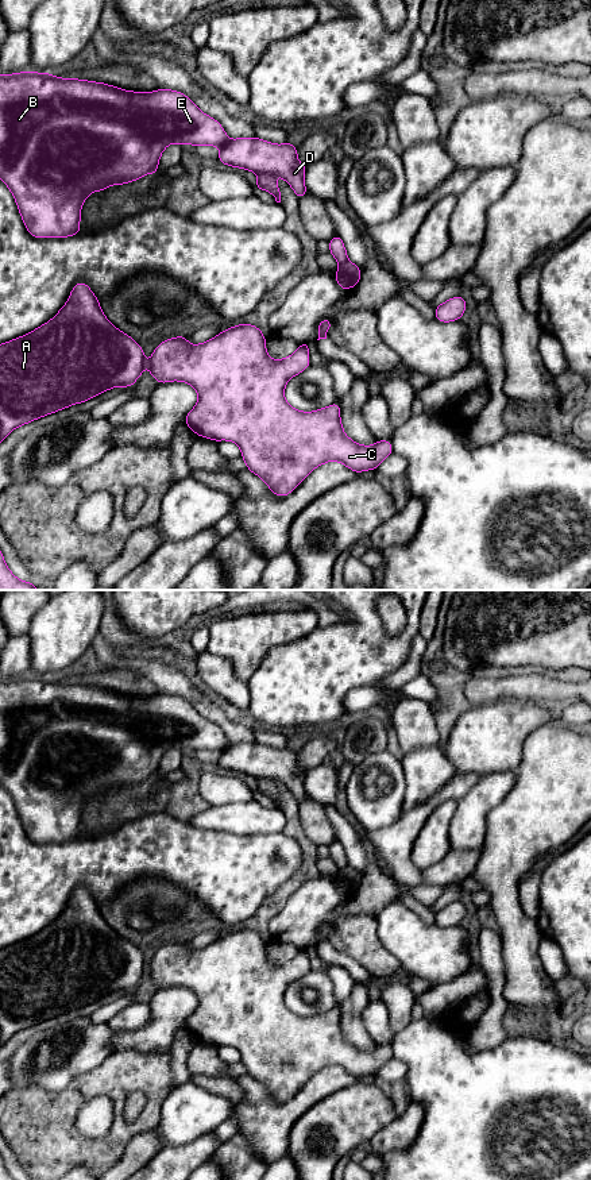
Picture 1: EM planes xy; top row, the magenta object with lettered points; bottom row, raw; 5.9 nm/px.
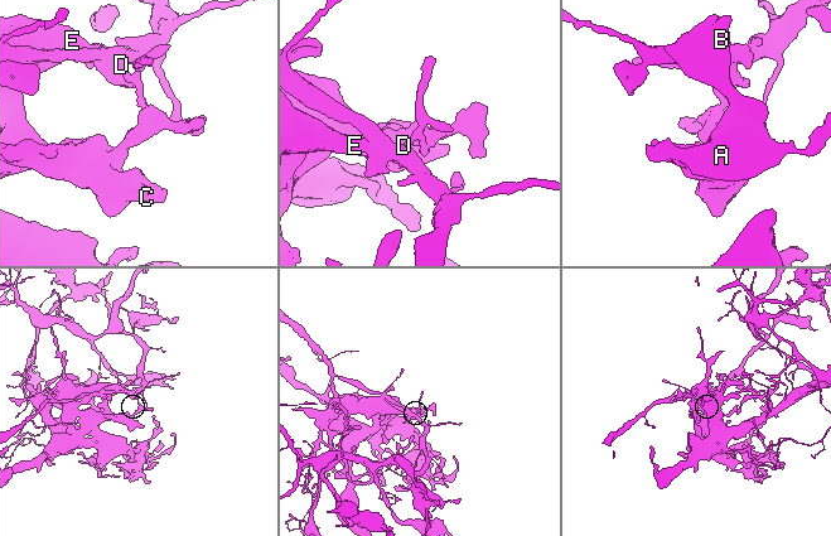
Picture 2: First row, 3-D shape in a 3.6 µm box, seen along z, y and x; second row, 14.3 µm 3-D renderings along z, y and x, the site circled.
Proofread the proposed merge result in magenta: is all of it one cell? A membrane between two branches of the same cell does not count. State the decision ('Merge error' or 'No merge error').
Merge error

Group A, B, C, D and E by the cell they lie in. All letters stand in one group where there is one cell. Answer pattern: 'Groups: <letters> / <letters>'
Groups: A B C E / D

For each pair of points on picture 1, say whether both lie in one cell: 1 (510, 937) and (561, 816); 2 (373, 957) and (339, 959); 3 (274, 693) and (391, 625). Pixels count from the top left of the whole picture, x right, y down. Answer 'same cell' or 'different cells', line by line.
1: same cell
2: different cells
3: different cells

